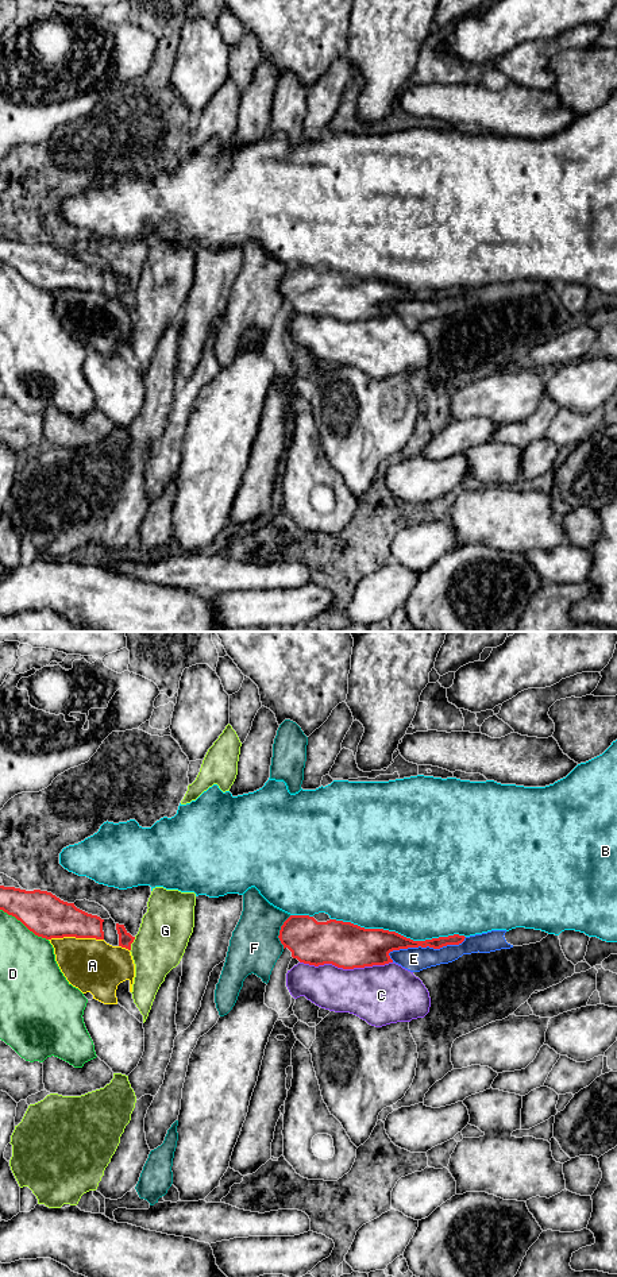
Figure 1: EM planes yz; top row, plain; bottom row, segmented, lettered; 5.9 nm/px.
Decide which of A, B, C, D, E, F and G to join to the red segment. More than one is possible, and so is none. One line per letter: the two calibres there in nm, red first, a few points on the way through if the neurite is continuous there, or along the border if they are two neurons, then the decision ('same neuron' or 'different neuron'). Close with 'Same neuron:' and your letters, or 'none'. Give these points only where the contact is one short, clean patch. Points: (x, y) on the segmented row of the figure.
A: 260/320 nm | different neuron
B: 240/500 nm | different neuron
C: 280/340 nm | different neuron
D: 260/340 nm | different neuron
E: 140/140 nm | different neuron
F: 260/300 nm | along yz (290, 915), (280, 930), (278, 940), (282, 948) | different neuron
G: 80/300 nm | along yz (135, 937), (130, 951) | different neuron
Same neuron: none

